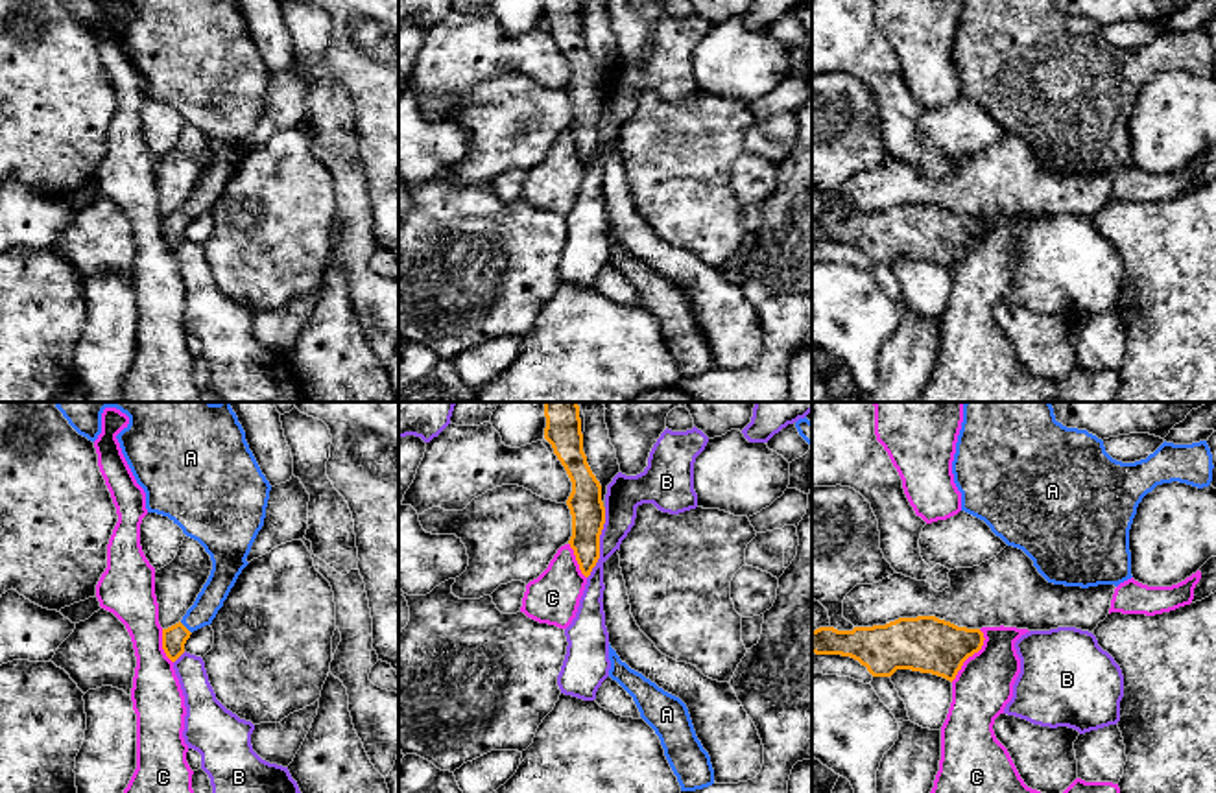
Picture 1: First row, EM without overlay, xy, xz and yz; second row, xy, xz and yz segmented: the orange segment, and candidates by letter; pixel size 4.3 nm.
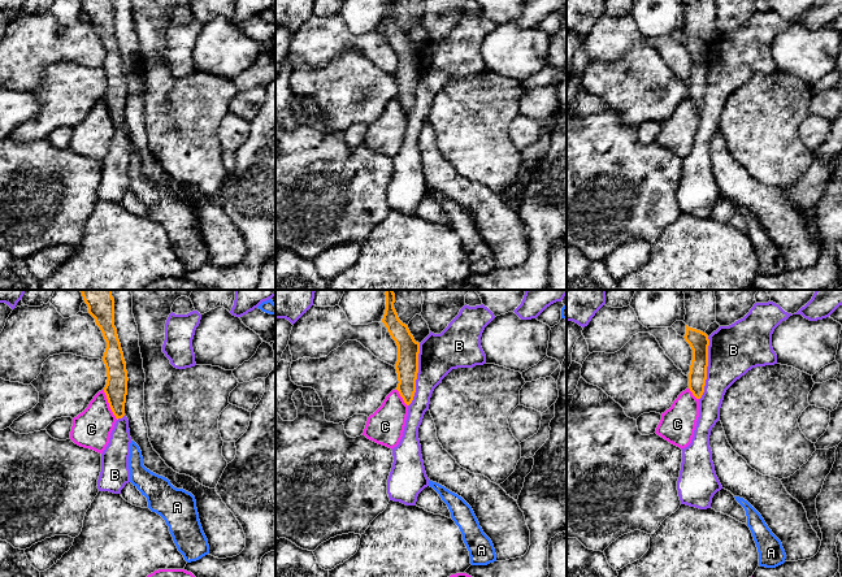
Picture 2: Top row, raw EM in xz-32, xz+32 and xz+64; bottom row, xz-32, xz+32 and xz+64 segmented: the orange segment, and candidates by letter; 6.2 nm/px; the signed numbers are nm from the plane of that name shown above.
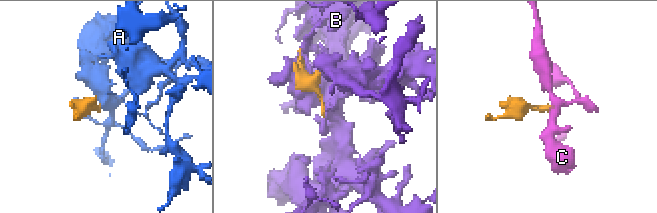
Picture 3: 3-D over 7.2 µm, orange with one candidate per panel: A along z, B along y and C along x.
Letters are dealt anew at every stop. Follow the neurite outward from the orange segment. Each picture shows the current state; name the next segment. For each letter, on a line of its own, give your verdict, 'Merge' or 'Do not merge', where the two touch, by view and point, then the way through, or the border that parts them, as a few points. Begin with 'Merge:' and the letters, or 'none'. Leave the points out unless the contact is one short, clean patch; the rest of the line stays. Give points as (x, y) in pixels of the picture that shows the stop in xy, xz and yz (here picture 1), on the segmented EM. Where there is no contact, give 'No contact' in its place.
Merge: A
A: Merge. Touches orange at xy (185, 627). Path across: xy (174, 639), (185, 627), (205, 607), (218, 585)
B: Do not merge. Touches orange at xz (598, 543)
C: Do not merge. Touches orange at yz (971, 655). Boundary: yz (980, 629), (982, 646), (951, 681)

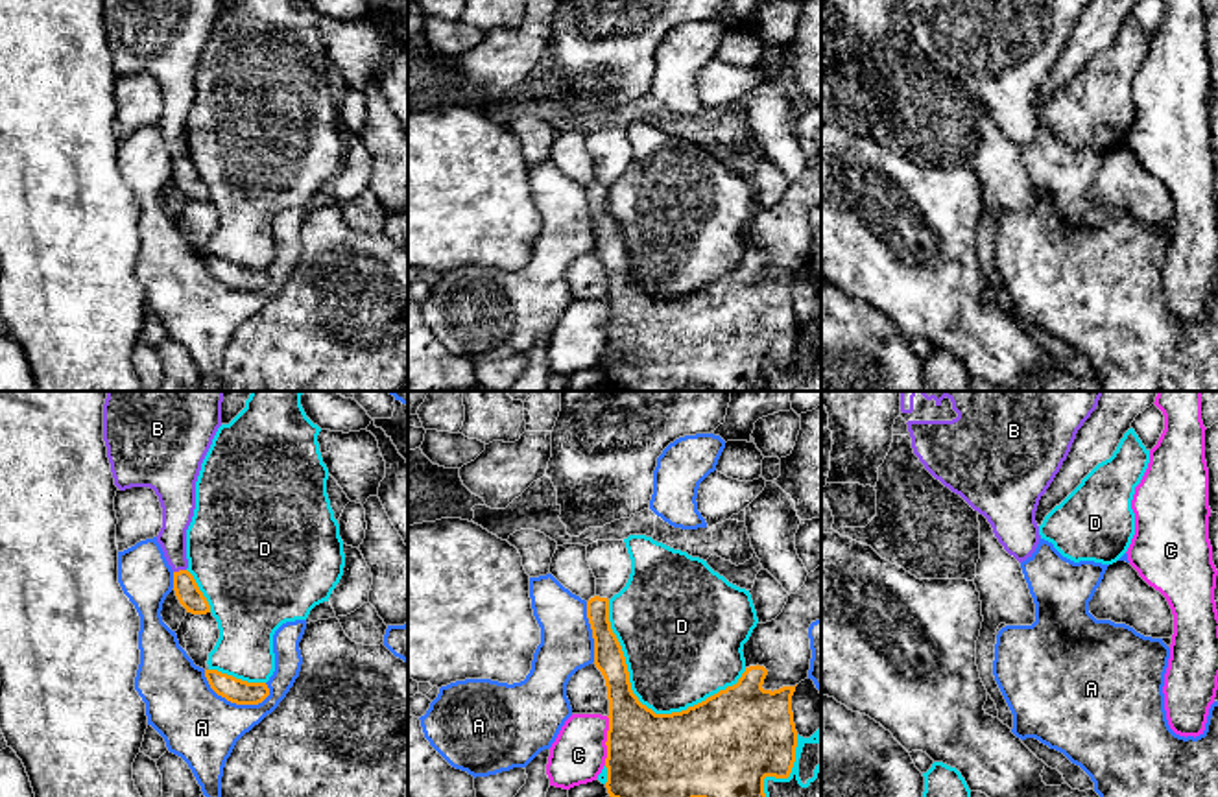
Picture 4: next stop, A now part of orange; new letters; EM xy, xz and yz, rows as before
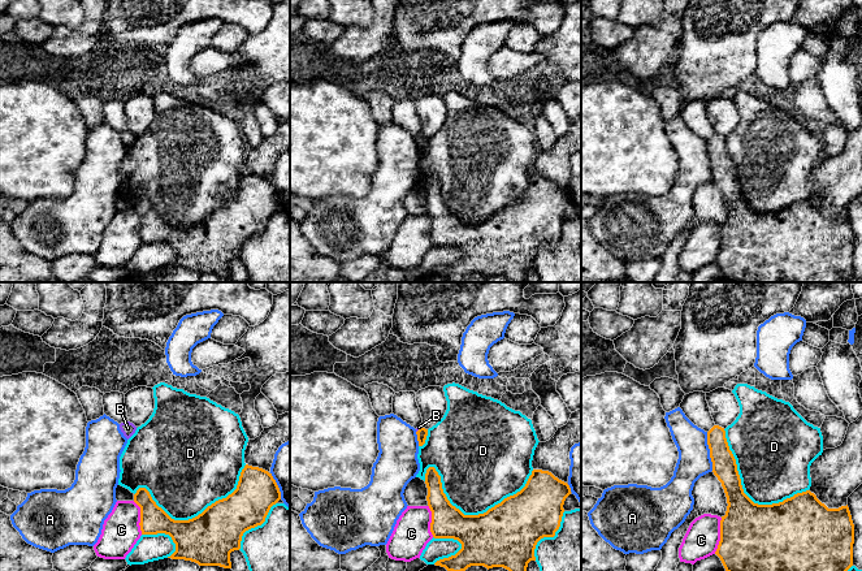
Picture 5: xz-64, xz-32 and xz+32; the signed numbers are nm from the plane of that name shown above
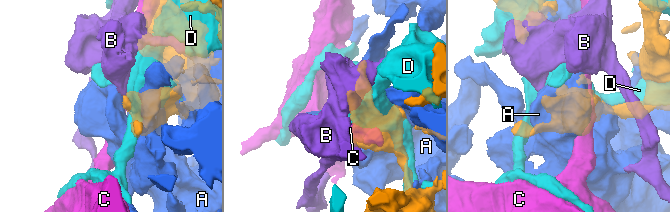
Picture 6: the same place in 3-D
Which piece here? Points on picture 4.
Merge: none
A: Do not merge. Touches orange at xy (233, 701)
B: Do not merge. Touches orange at xy (179, 570). Boundary: xy (185, 569), (174, 572)
C: Do not merge. Touches orange at xz (608, 740). Boundary: xz (608, 716), (604, 764)
D: Do not merge. Touches orange at xz (644, 705)

